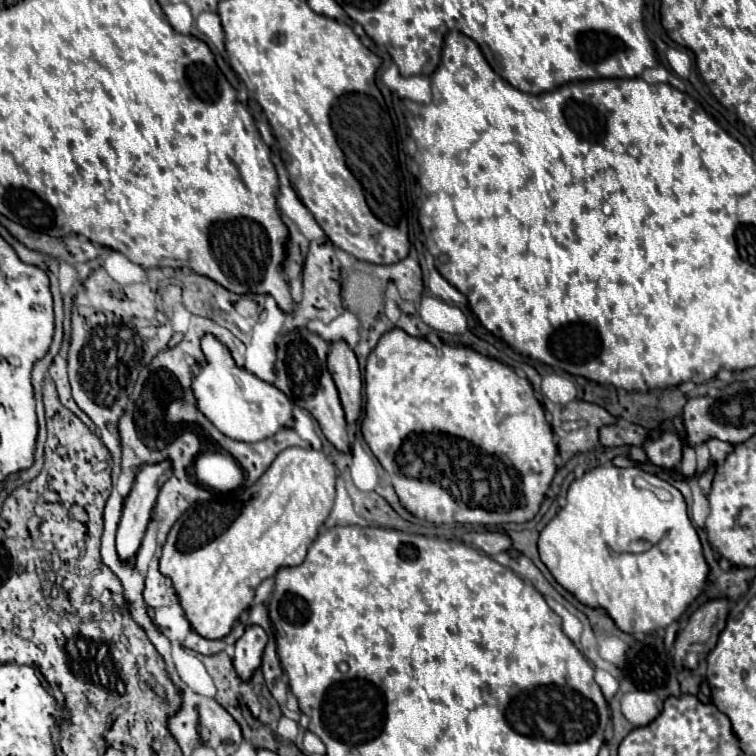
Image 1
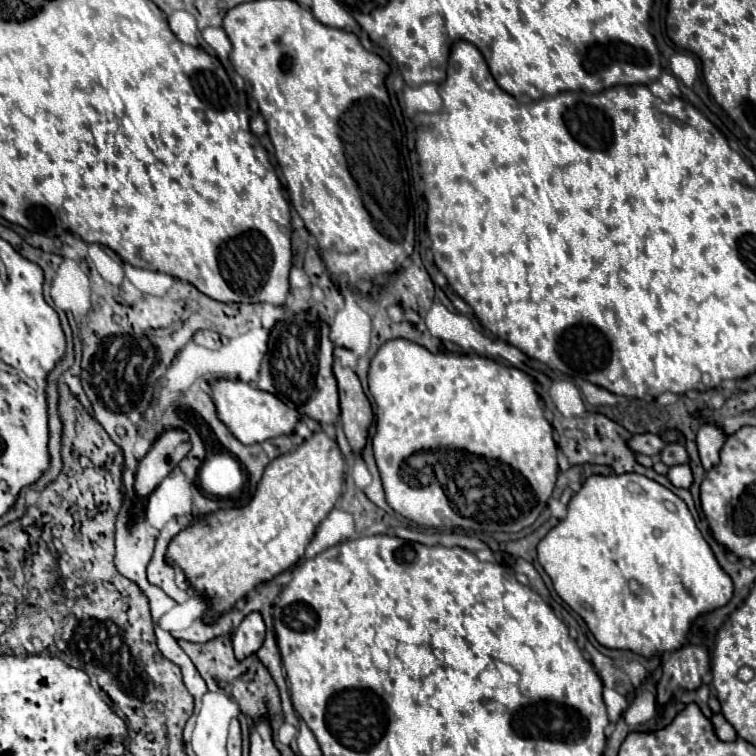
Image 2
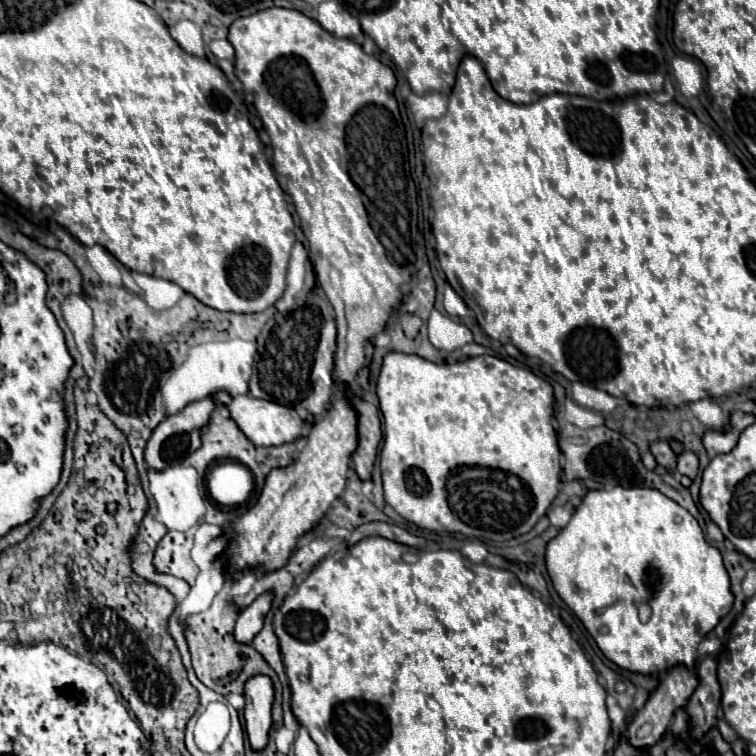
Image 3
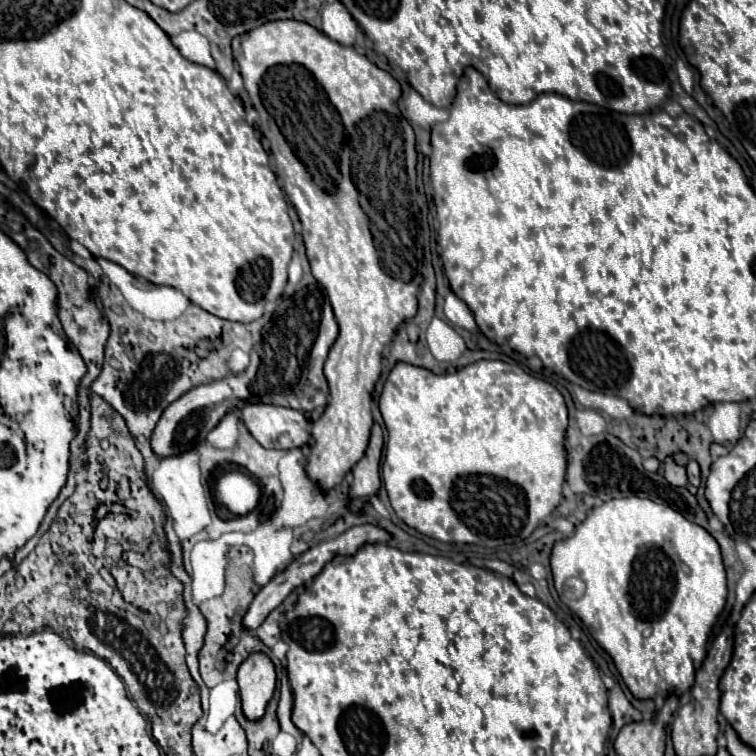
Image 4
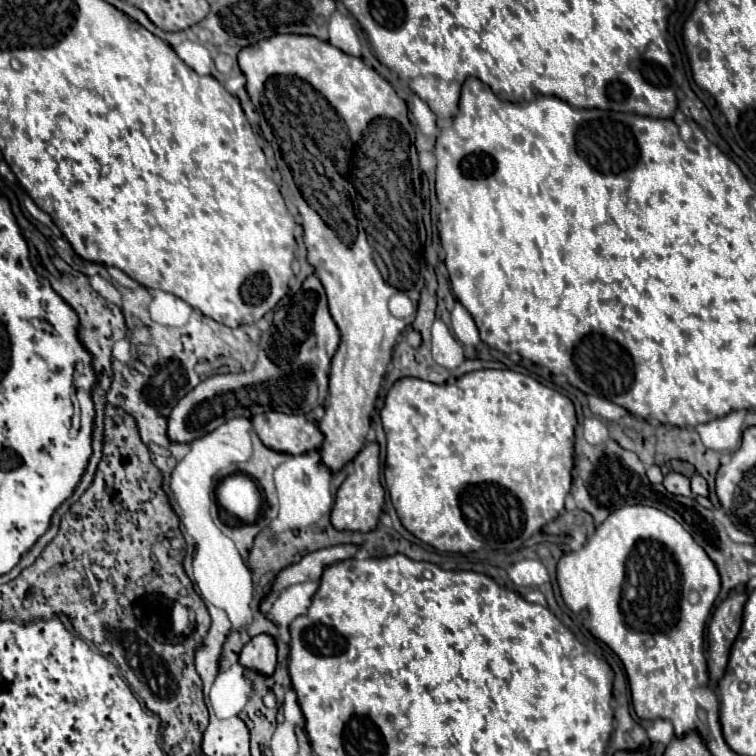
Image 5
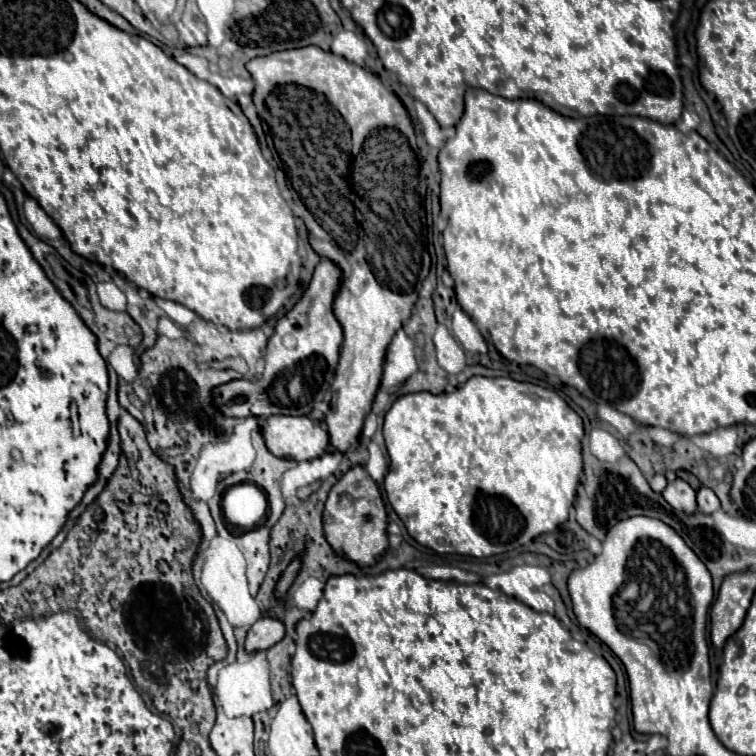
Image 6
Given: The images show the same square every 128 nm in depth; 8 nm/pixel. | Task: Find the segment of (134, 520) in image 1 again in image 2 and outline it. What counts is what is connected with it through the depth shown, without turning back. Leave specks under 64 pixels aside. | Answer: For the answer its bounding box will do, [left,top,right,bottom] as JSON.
[136,428,192,500]

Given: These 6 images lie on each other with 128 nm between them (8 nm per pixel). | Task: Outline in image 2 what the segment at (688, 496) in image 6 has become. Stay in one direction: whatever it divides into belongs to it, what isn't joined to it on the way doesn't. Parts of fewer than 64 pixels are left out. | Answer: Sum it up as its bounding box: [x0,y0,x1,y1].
[628,434,664,456]

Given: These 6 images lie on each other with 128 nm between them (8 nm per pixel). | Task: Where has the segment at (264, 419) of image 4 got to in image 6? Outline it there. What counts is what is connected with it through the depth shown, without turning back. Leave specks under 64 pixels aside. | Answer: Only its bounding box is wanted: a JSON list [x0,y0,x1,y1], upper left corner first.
[262,416,330,462]

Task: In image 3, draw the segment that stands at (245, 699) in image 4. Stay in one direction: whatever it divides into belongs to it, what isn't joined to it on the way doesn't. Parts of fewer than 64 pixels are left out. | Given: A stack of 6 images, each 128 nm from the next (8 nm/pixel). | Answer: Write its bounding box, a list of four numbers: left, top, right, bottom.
[244,674,274,750]

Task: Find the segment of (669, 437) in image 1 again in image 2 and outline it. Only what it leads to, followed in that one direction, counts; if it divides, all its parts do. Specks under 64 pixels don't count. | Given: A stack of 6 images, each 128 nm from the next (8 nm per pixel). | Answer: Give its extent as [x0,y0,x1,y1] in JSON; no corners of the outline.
[660,444,688,466]

